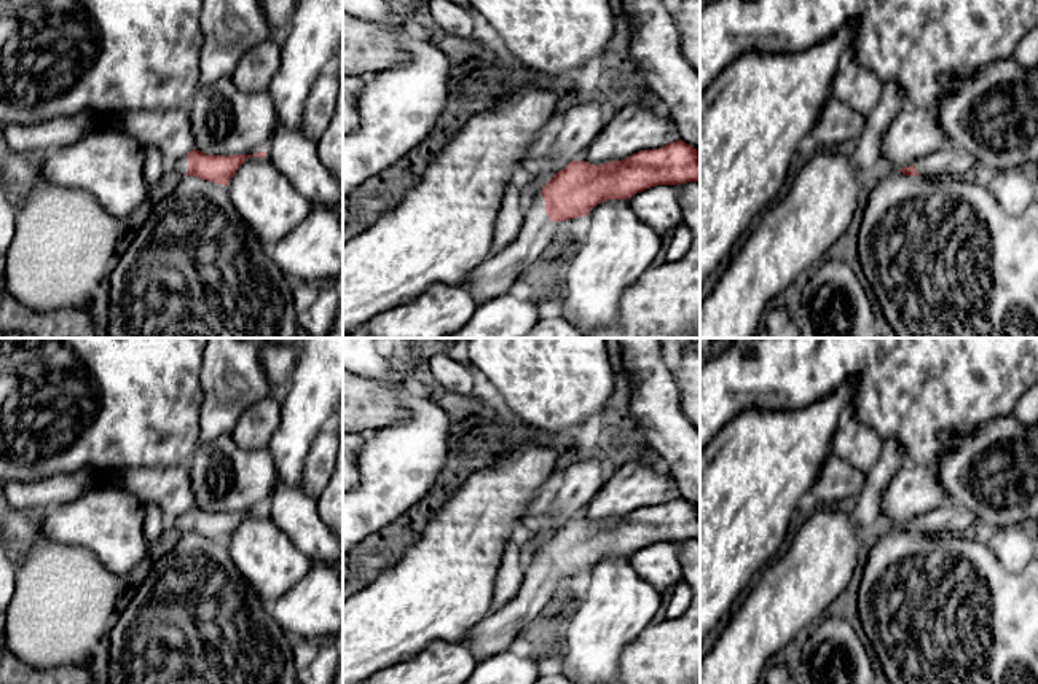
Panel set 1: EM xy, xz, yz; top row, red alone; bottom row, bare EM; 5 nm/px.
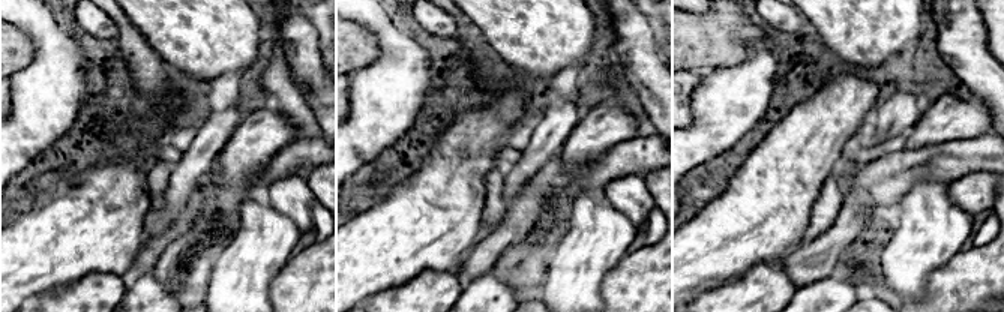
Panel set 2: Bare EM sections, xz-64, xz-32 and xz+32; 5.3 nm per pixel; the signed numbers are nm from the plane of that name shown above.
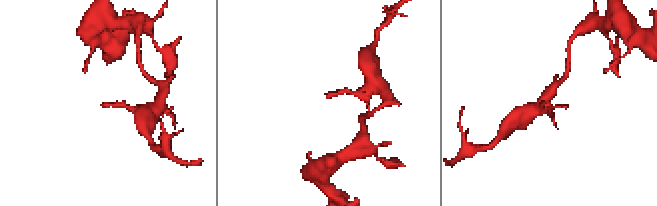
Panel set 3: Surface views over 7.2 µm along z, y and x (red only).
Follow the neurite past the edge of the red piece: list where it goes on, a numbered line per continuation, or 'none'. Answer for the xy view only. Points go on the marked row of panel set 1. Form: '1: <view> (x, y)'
1: xy (180, 166)

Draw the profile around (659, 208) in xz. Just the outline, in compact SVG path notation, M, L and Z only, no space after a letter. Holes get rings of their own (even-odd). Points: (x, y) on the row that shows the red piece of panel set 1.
M678 185L651 187L633 195L630 206L660 236L684 222Z

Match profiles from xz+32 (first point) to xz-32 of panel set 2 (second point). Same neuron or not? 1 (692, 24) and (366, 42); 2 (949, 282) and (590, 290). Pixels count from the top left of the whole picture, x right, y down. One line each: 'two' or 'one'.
1: one
2: two

